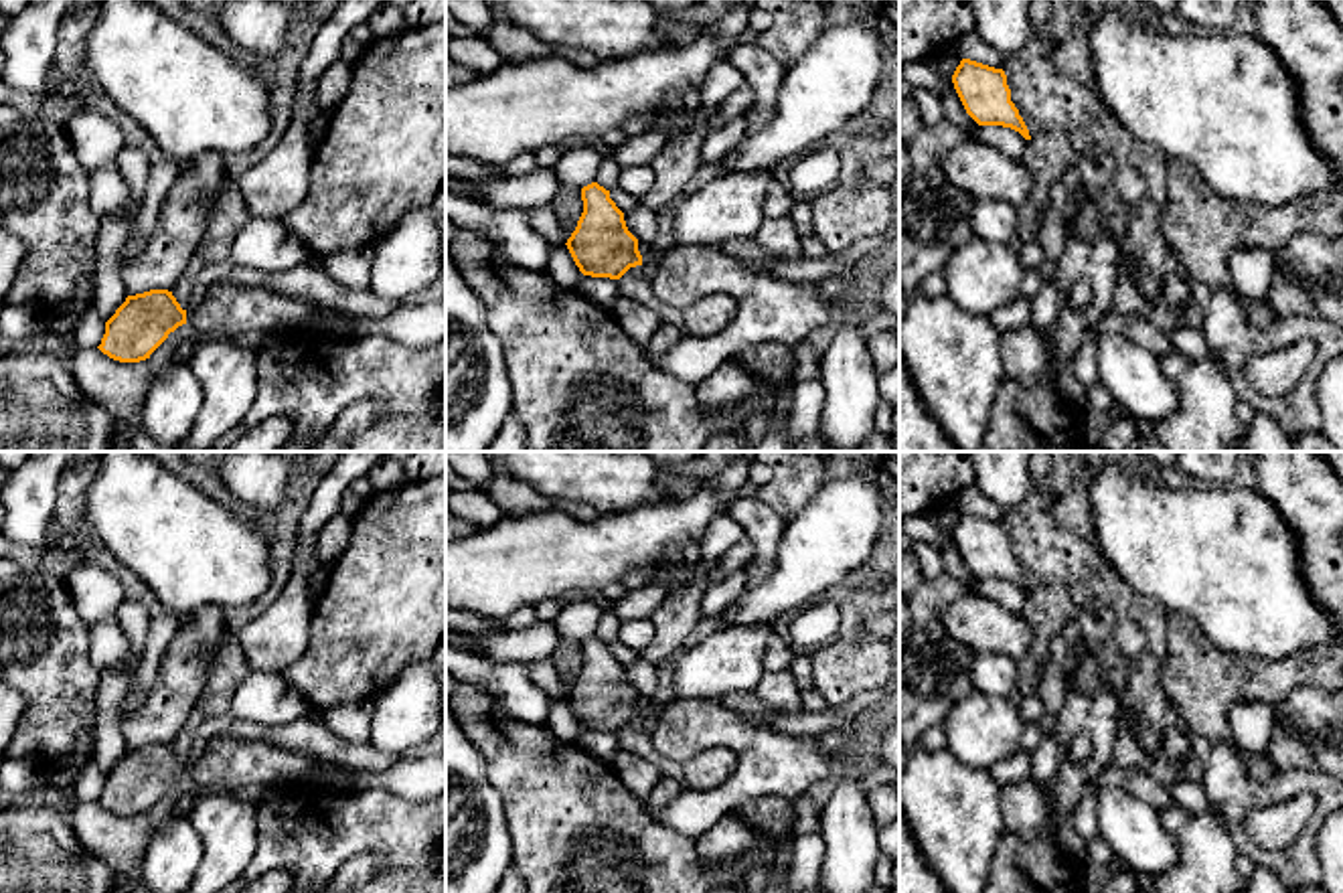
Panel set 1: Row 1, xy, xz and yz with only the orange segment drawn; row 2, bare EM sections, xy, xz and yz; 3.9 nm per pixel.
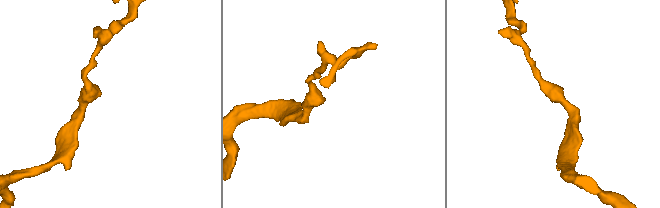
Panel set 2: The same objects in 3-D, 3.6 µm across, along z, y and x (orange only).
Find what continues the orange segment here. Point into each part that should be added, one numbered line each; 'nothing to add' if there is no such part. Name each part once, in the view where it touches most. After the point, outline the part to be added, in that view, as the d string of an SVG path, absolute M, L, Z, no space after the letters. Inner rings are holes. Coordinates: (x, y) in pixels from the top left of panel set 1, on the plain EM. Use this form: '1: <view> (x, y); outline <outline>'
1: xy (227, 762); outline M215 735L199 759L188 759L186 778L196 786L243 788L249 784L300 784L314 778L314 759L292 749Z

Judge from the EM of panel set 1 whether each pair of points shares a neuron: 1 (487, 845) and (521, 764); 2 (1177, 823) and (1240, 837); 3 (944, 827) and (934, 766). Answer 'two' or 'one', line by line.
1: two
2: two
3: one

